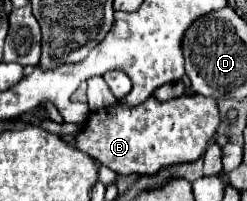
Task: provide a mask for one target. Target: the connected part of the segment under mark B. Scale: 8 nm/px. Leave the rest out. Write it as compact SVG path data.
M198 93L182 95L170 101L150 97L138 107L114 103L110 107L90 111L82 131L76 133L74 139L76 149L88 153L118 175L136 173L152 177L164 167L198 161L204 155L208 141L214 137L220 121L216 99L202 97Z

